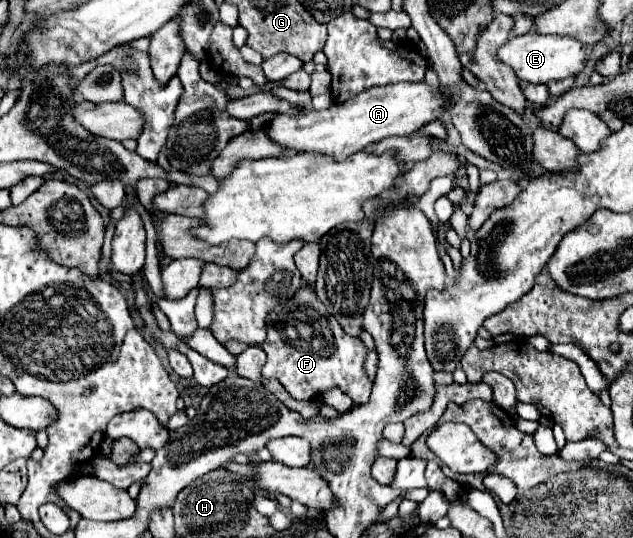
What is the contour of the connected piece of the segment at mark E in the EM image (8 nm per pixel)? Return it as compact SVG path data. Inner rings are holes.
M525 33L519 37L509 39L501 49L499 49L499 59L507 65L513 67L517 77L521 81L529 83L543 83L547 85L549 81L561 81L565 77L575 77L585 69L585 63L589 59L587 47L577 41L575 37L569 35L541 35L541 33Z

